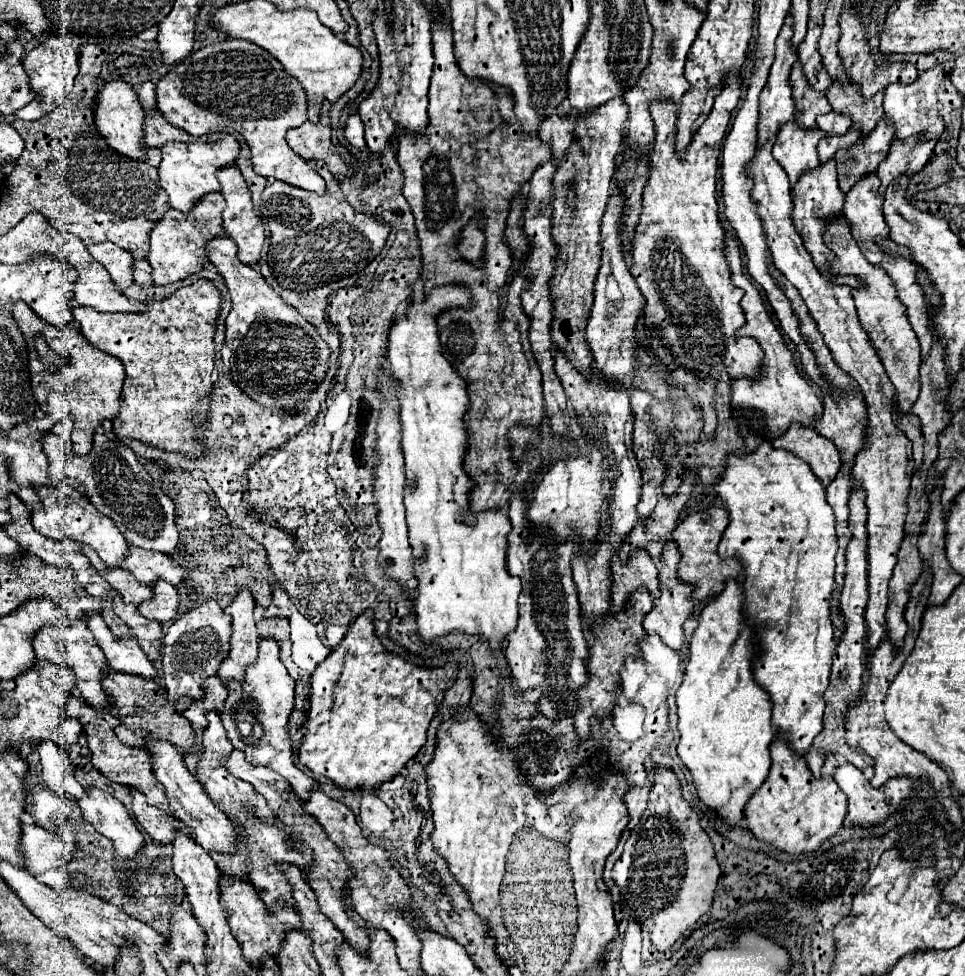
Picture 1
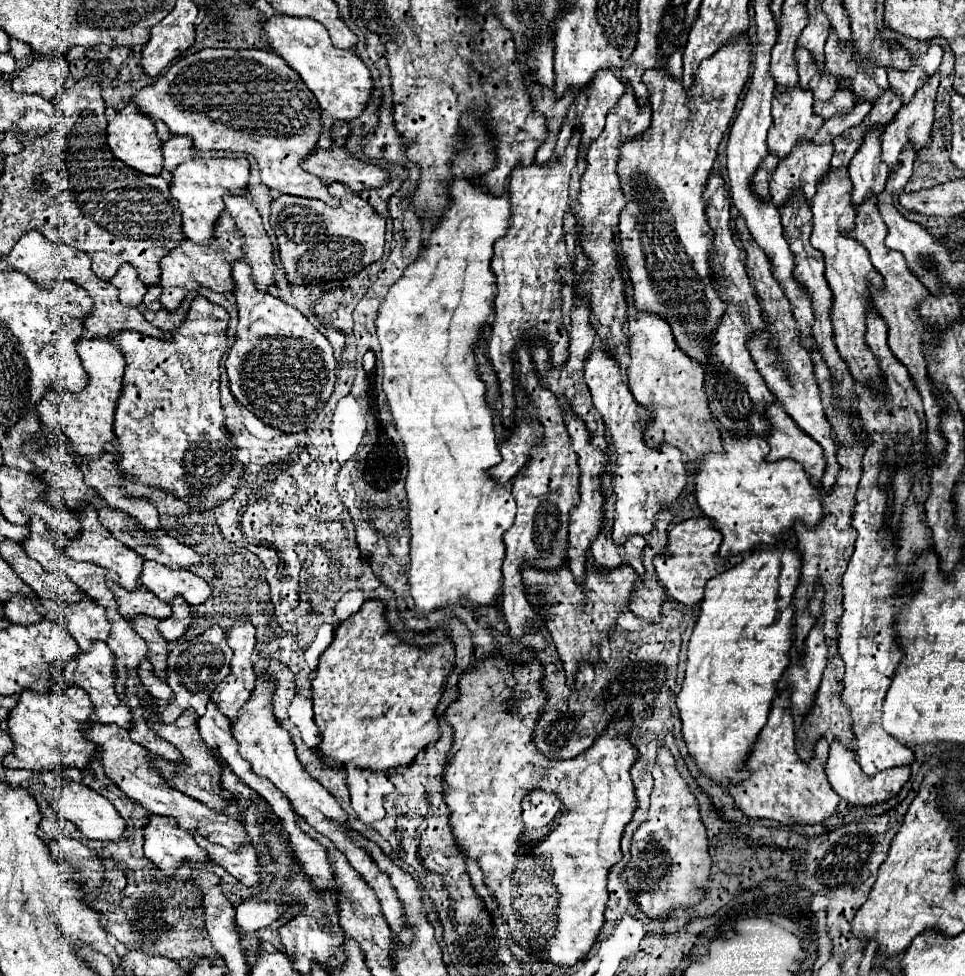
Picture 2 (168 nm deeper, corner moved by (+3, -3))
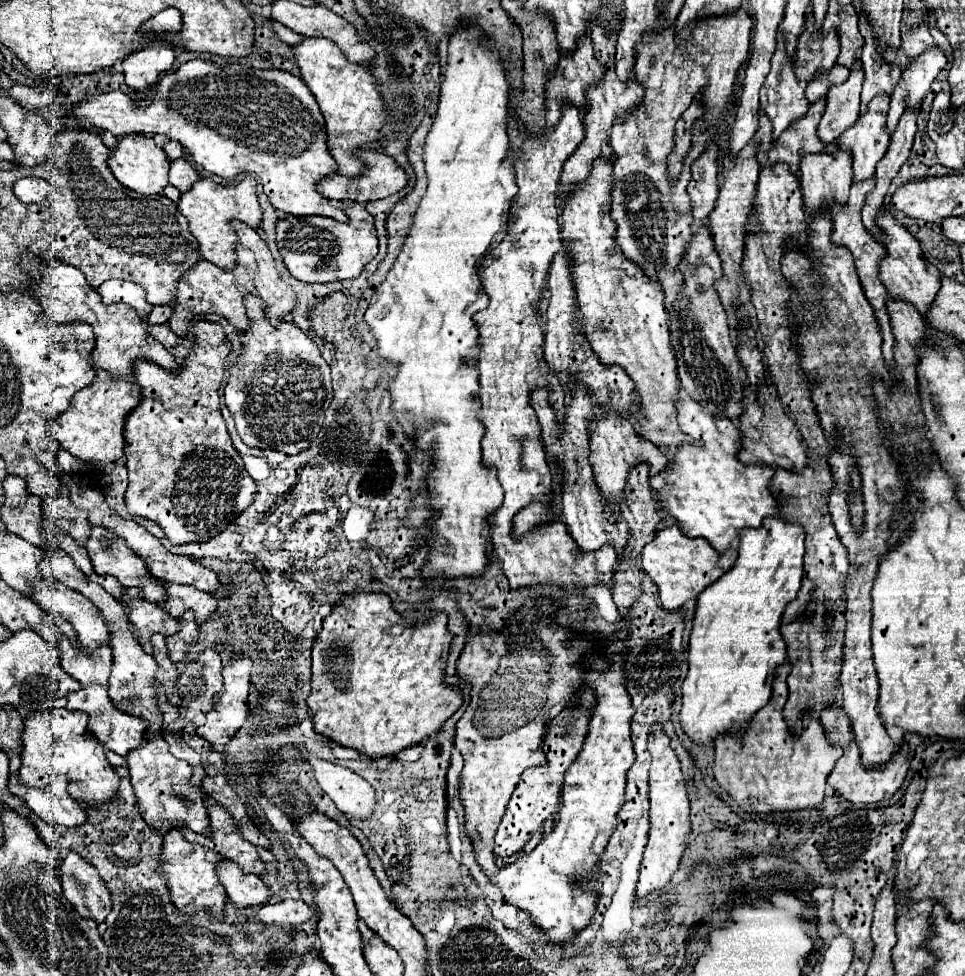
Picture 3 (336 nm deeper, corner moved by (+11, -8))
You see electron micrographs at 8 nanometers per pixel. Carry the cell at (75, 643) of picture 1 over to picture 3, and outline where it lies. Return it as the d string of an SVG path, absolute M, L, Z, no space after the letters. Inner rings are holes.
M90 684L78 692L68 692L66 696L68 710L82 710L88 712L90 720L88 726L92 726L92 736L96 736L100 742L104 742L104 746L120 756L126 756L126 752L130 752L130 748L138 748L140 740L144 736L144 728L148 728L148 724L132 714L124 714L120 712L108 698L108 684Z

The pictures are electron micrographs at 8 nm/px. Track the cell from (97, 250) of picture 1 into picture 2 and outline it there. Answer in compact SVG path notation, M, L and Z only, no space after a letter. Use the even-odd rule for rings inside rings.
M124 265L118 269L118 273L110 279L110 283L120 291L120 303L130 305L130 307L138 307L142 305L142 299L146 295L146 285L140 283L138 273L132 265Z

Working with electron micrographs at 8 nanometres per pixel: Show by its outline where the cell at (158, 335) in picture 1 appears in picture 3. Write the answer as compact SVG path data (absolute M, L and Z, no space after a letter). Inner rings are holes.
M196 320L194 322L194 346L176 372L168 372L150 360L134 360L134 378L142 390L140 404L126 416L124 422L124 456L128 468L128 490L124 494L126 510L132 516L142 516L160 524L166 530L166 538L172 544L210 540L226 528L252 500L256 482L248 476L244 462L226 432L226 424L220 414L218 388L224 380L224 362L230 352L230 342L218 322Z

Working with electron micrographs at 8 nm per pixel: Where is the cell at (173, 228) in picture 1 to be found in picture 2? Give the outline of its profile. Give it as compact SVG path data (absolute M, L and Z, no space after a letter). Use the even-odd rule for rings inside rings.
M222 213L216 223L216 239L212 239L210 245L196 245L190 239L184 239L178 249L170 251L168 257L162 259L162 297L160 303L170 311L176 313L180 303L190 291L198 291L200 287L212 289L214 293L228 295L234 291L234 279L232 279L232 263L242 261L244 257L244 235L234 227L234 219L228 213Z

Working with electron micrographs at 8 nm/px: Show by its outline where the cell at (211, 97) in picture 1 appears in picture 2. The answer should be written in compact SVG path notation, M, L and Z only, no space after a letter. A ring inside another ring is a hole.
M202 49L174 63L152 85L136 91L132 103L140 113L154 121L164 121L170 133L192 137L198 151L234 151L252 155L260 165L262 183L270 189L286 195L320 199L326 205L338 205L338 199L328 193L328 187L318 177L302 169L302 161L316 151L316 143L320 139L320 105L300 75L296 75L296 71L292 71L292 67L288 67L288 63L284 63L276 53L260 49Z

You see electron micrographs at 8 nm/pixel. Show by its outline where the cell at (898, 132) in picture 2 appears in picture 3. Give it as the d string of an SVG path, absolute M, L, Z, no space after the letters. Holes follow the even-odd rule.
M932 46L928 48L928 52L924 52L924 56L920 56L920 60L916 60L916 64L912 64L912 68L908 68L908 72L902 72L898 86L890 96L890 110L886 120L890 134L896 130L898 120L906 108L920 110L930 90L930 84L936 80L944 66L946 66L944 52L938 46Z

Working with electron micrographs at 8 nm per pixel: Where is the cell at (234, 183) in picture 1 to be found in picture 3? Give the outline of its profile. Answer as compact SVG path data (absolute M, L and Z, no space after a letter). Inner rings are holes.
M232 220L230 226L238 234L240 244L250 248L256 256L258 268L254 274L254 288L256 288L256 294L266 304L266 316L274 324L278 320L288 320L290 318L288 314L294 308L296 298L294 298L292 288L280 280L276 266L274 266L274 258L266 246L266 242L260 238L260 234L252 226L242 224L240 220Z

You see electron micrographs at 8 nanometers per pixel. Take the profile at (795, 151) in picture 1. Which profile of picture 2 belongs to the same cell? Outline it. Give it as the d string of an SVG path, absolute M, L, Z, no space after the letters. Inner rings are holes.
M800 85L774 89L772 117L774 117L774 123L772 123L772 129L768 131L768 151L776 153L780 159L784 159L800 139L812 141L814 133L824 123L824 119L812 111L812 93L804 91Z

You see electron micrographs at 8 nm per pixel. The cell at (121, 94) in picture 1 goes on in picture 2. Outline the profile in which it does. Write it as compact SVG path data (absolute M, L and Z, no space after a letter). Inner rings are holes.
M128 103L124 109L116 111L114 119L108 123L108 145L116 159L124 161L128 167L146 173L146 175L160 175L164 169L164 155L160 151L162 141L156 135L154 121L146 115L142 115L132 103Z

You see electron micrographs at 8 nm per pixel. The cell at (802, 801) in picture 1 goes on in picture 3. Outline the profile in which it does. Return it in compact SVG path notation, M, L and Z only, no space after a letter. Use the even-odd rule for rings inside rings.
M784 664L774 678L772 684L772 698L770 702L760 708L752 722L748 724L748 730L740 736L728 736L728 738L716 738L716 760L714 760L714 778L720 784L722 790L726 790L734 802L748 814L752 816L766 816L774 812L796 812L796 810L806 810L806 808L820 808L824 802L824 788L826 788L826 778L832 772L836 760L840 758L840 750L832 748L826 738L824 730L818 718L812 714L806 714L804 722L804 732L800 738L794 738L788 732L788 726L782 718L782 708L788 698L788 686L786 686L786 676L790 674L790 664Z

